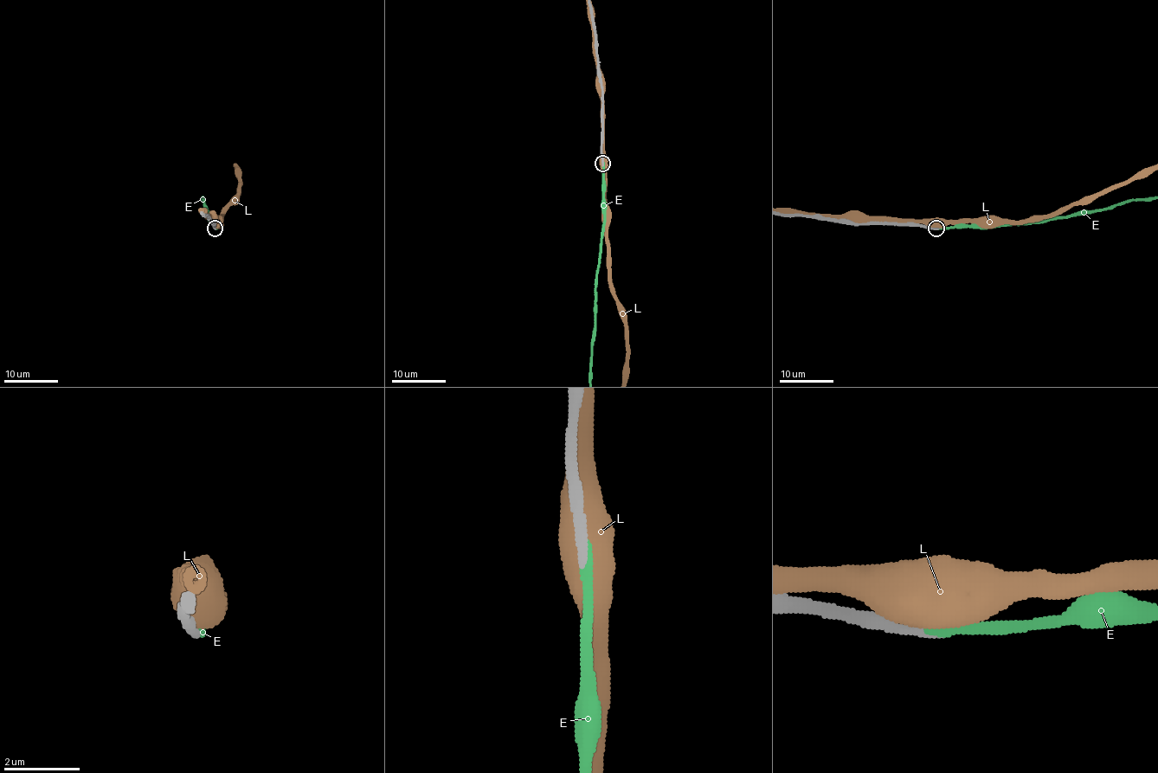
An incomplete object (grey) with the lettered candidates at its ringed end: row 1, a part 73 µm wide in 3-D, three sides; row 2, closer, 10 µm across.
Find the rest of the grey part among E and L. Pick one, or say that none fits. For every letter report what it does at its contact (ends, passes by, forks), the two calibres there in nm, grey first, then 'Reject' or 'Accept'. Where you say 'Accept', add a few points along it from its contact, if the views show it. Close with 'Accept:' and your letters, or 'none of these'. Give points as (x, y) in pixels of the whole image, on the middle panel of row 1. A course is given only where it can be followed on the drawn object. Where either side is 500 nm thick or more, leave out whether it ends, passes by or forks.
E: It ends there. Thickness 280 nm (grey) against 220 nm. Accept
L: Thickness 380 nm (grey) against 750 nm. Reject
Accept: E

